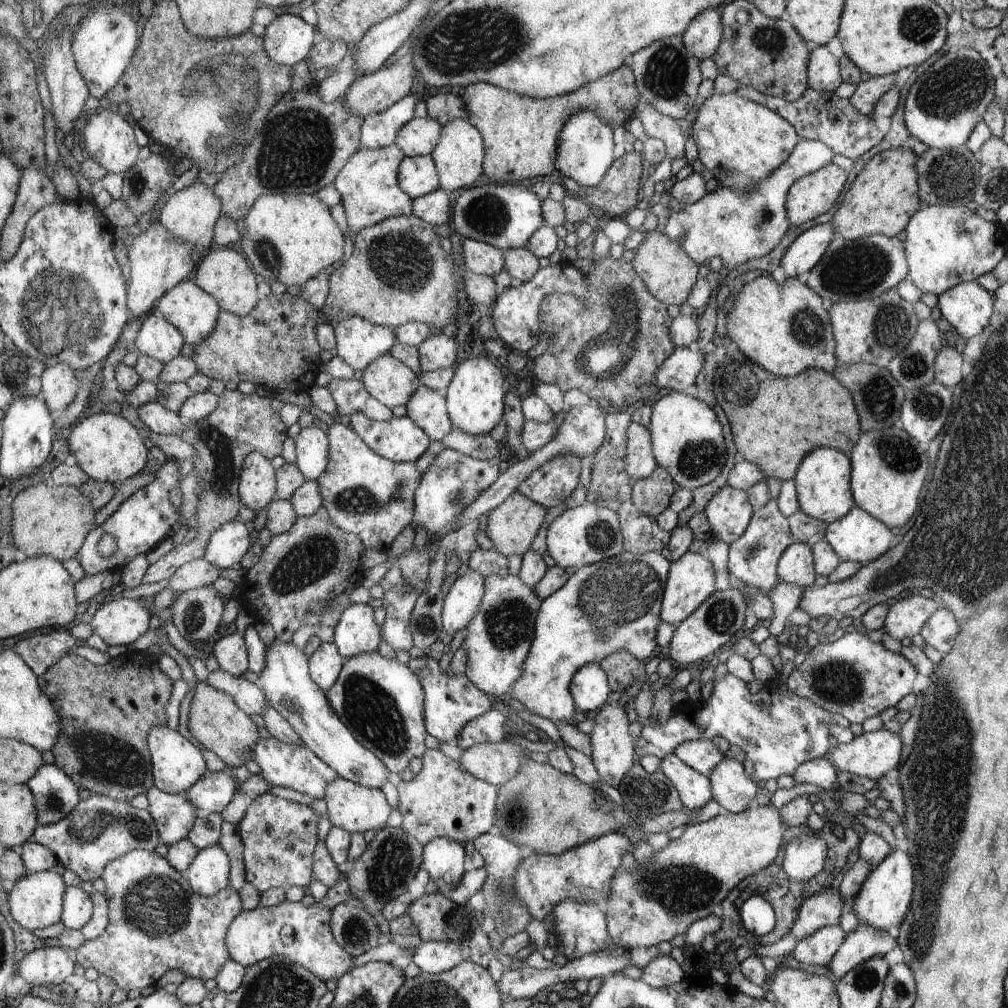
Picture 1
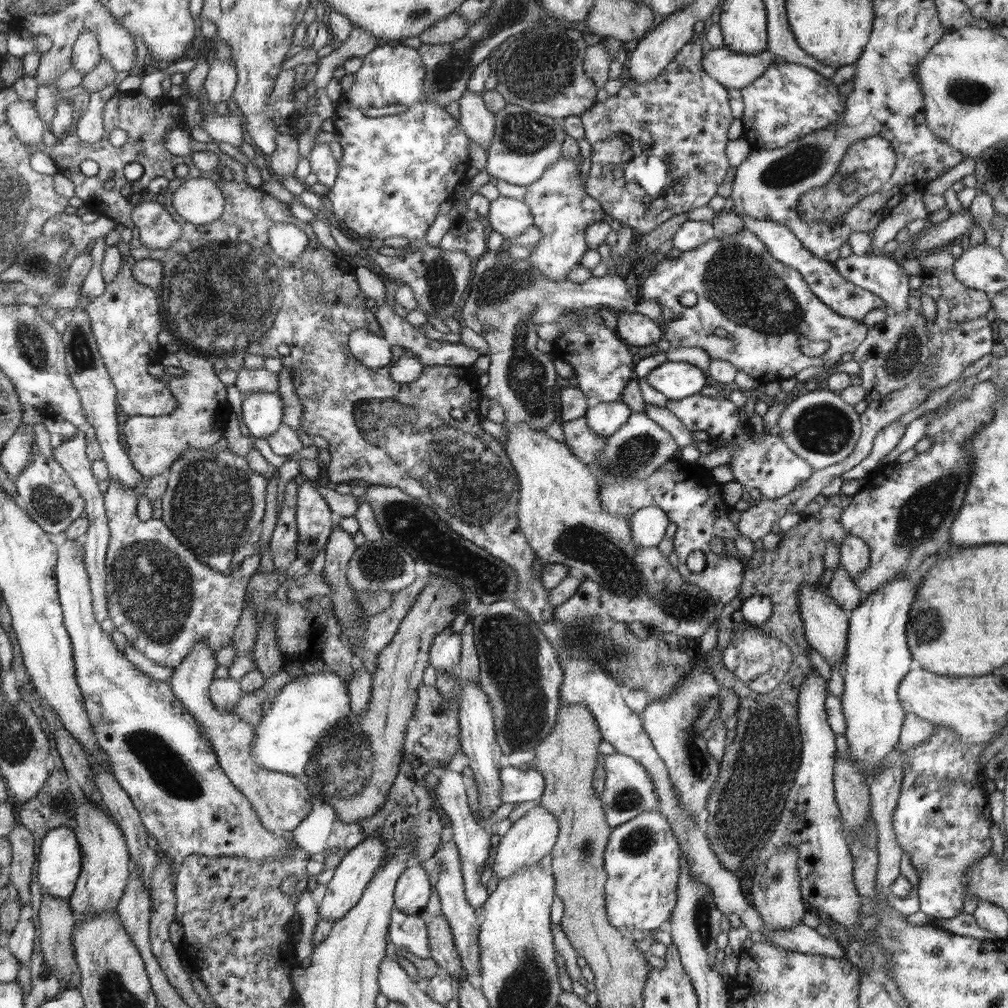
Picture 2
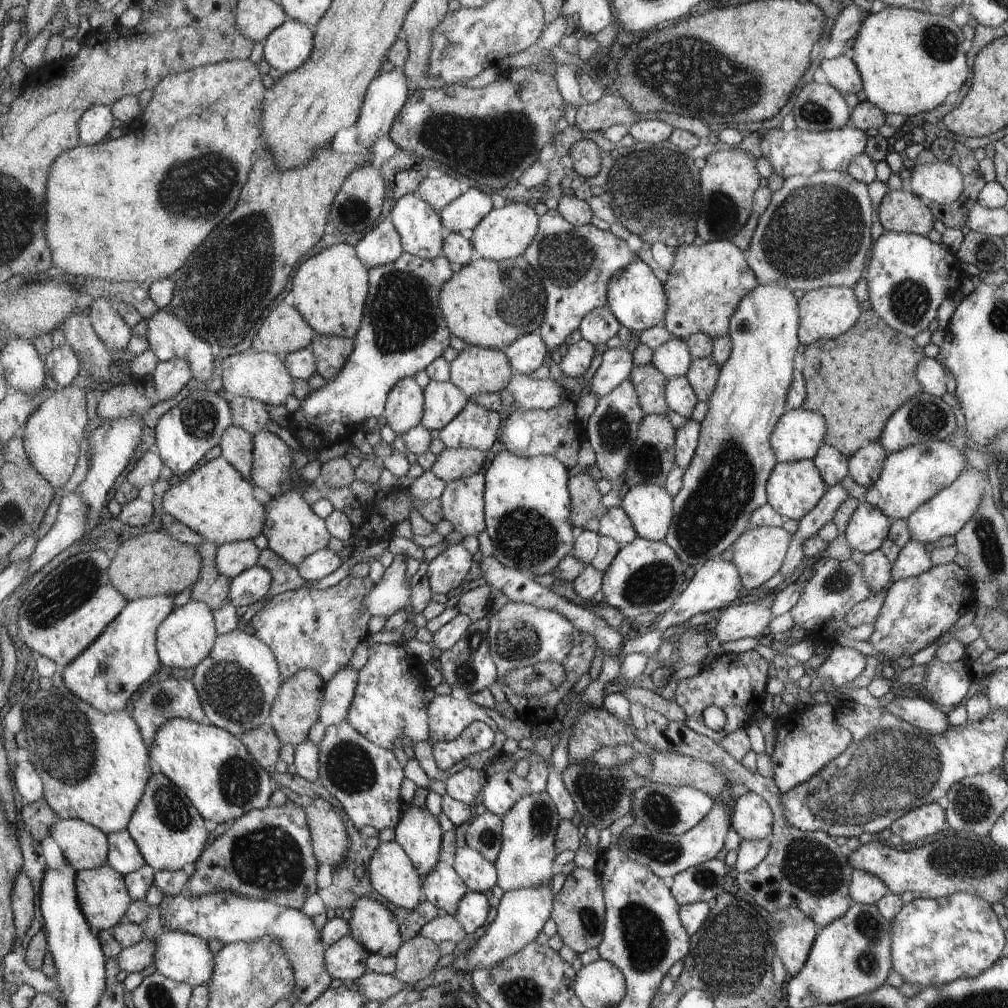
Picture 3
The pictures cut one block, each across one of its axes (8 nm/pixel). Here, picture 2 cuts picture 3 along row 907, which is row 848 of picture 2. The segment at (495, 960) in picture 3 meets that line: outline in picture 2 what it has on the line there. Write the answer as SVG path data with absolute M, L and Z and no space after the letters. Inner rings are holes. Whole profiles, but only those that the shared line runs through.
M541 805L535 806L535 808L526 812L520 820L514 822L507 834L502 837L497 850L496 861L492 866L493 875L498 879L506 879L506 877L514 875L522 869L539 863L546 855L553 852L558 834L557 818Z

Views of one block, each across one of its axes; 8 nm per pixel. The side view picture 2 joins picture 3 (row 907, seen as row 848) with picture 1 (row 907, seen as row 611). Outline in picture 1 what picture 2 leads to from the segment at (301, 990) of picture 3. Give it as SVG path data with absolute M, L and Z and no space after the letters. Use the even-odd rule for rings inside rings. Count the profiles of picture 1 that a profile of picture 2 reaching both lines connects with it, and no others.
M80 887L65 892L65 914L62 924L70 930L80 931L93 918L93 898Z

